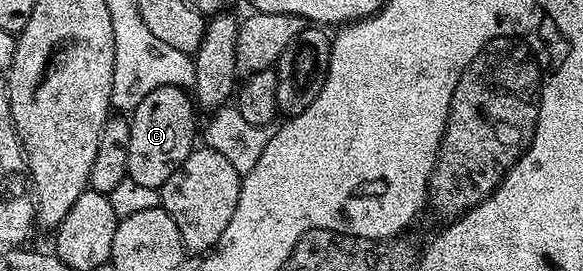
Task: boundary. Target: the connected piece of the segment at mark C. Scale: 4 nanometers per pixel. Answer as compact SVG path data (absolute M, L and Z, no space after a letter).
M179 85L158 87L158 91L150 91L136 109L131 110L128 126L130 127L130 159L128 175L134 183L142 183L142 187L159 189L176 168L191 155L198 141L198 125L196 129L196 109L193 98L188 98L189 90Z

